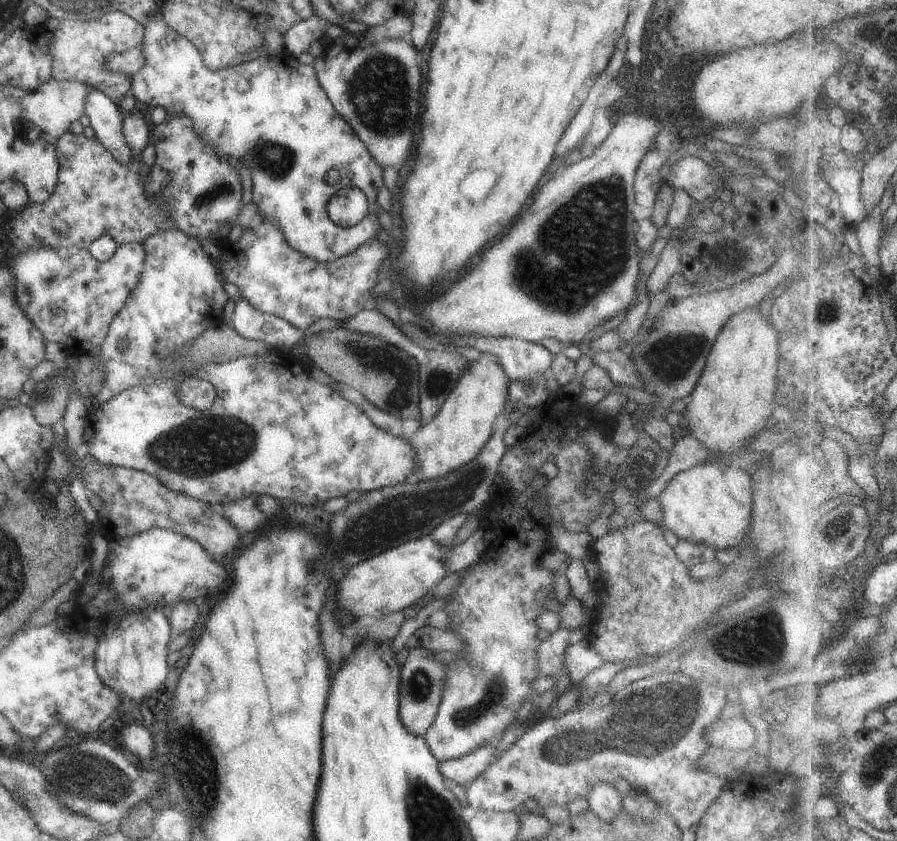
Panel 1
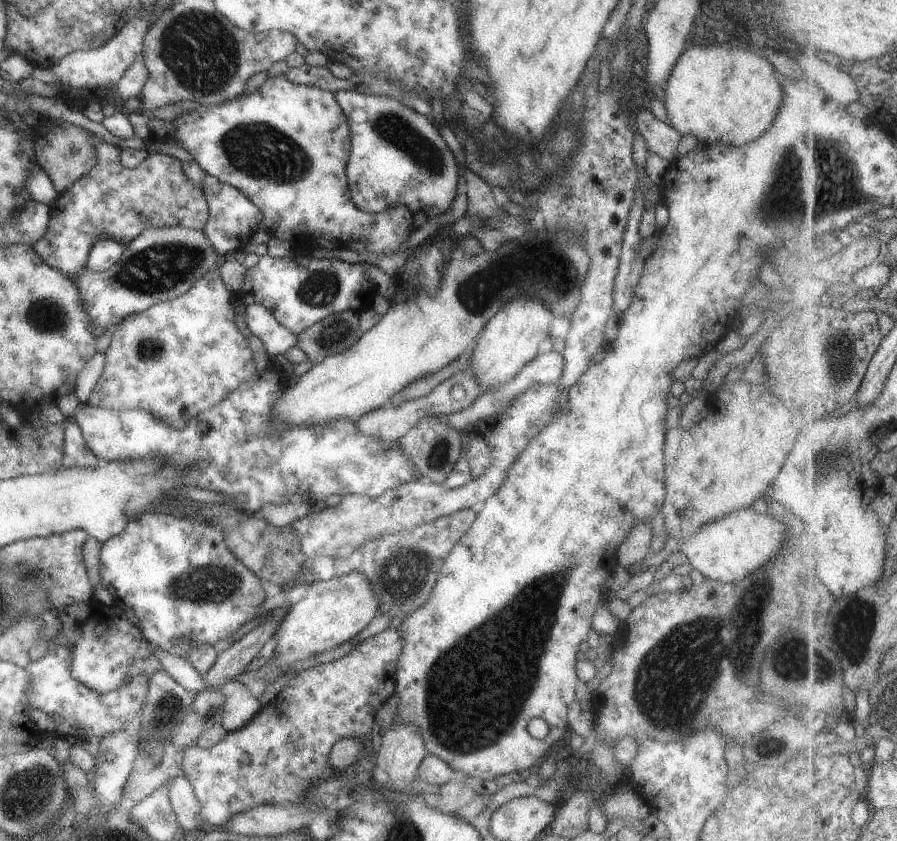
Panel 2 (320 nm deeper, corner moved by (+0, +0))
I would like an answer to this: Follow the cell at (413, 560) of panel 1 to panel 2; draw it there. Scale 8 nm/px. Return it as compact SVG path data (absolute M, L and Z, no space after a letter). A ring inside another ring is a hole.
M349 570L329 580L313 579L305 595L288 609L275 632L274 659L276 665L291 665L318 653L336 648L355 637L377 616L378 606L374 585L363 572Z

